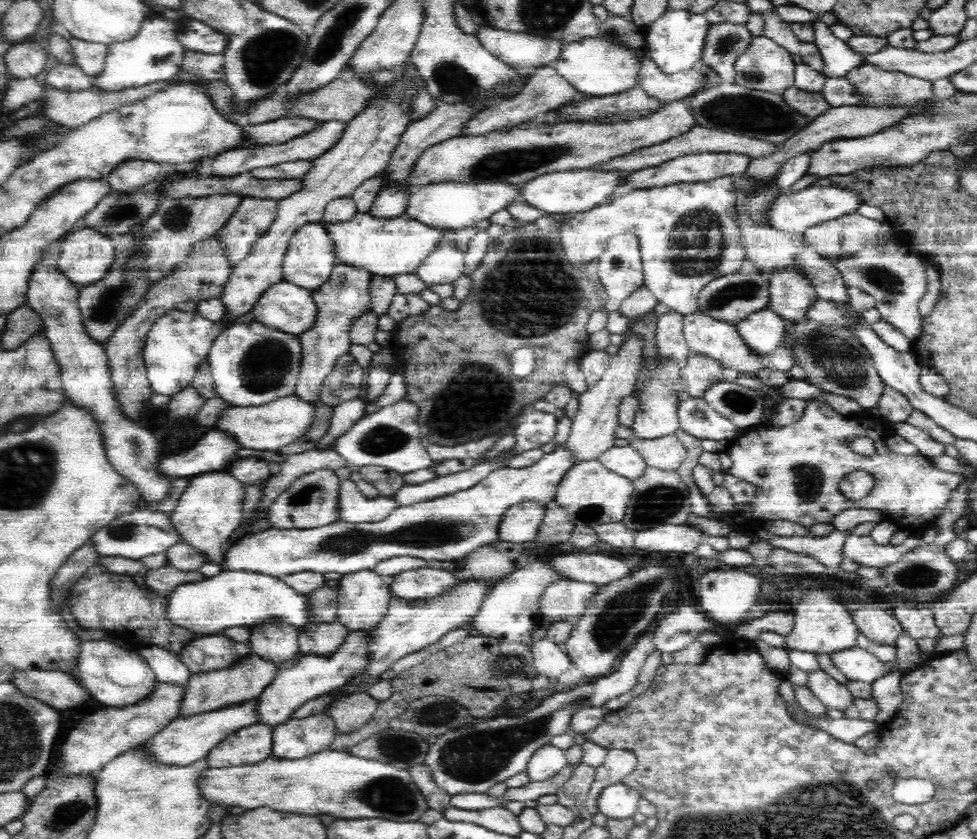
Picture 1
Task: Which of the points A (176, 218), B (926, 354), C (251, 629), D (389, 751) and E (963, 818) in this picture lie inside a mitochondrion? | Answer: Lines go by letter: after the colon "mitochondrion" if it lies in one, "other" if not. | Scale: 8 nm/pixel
A: mitochondrion
B: other
C: other
D: mitochondrion
E: other

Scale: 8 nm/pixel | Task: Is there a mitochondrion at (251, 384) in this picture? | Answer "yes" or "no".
yes

